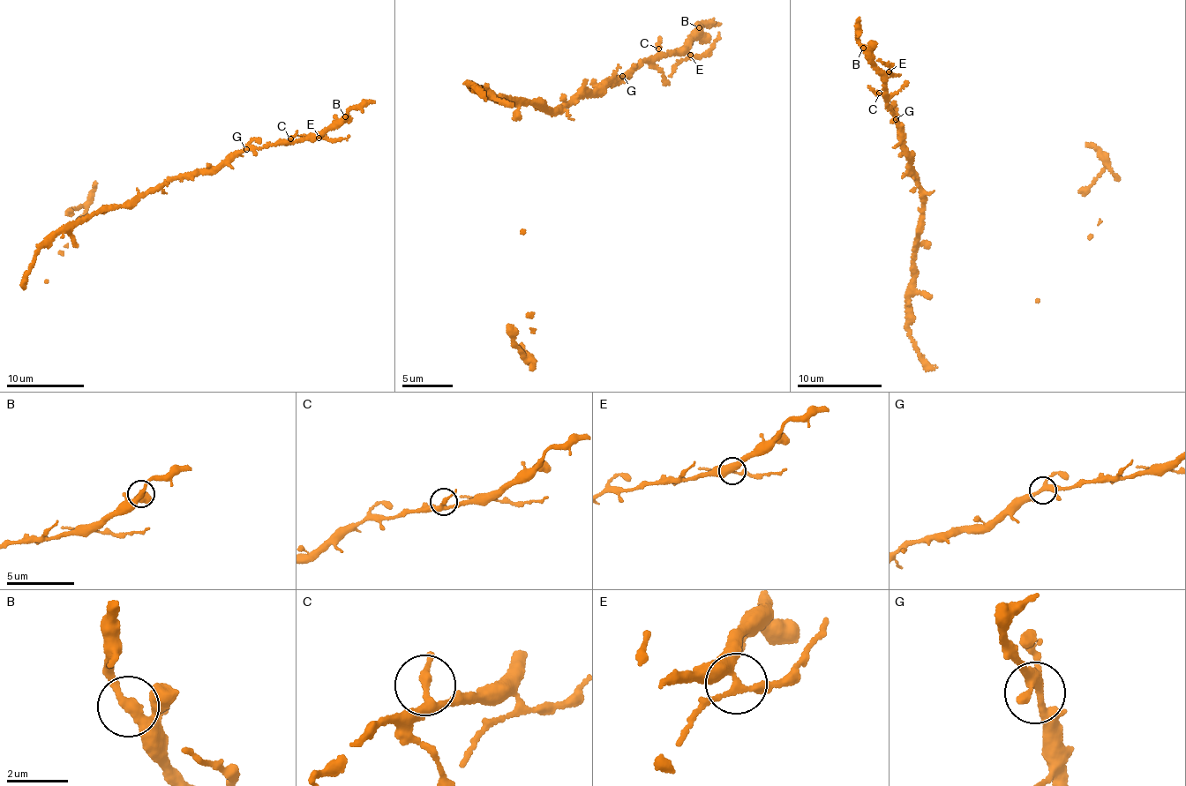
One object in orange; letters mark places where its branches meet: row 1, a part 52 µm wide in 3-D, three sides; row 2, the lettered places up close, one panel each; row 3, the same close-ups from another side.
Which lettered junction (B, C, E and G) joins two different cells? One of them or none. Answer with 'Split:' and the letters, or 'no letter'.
Split: E

